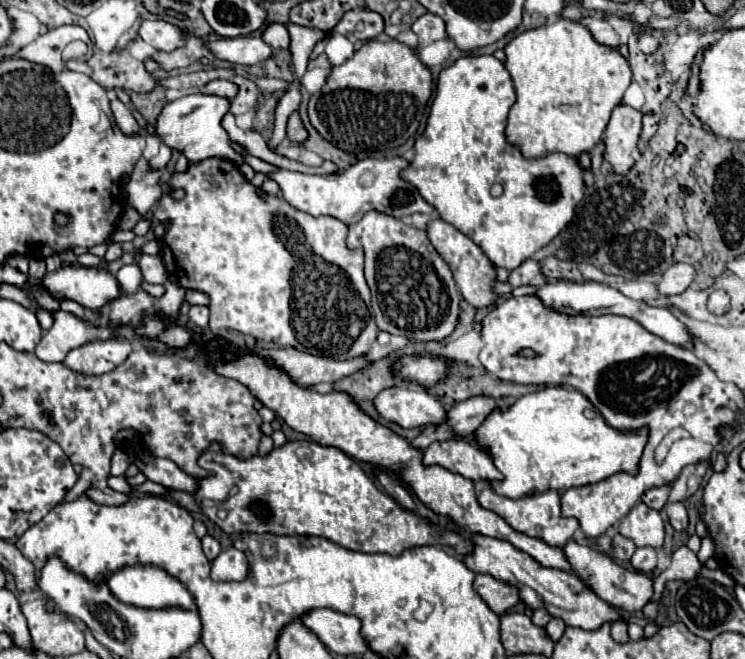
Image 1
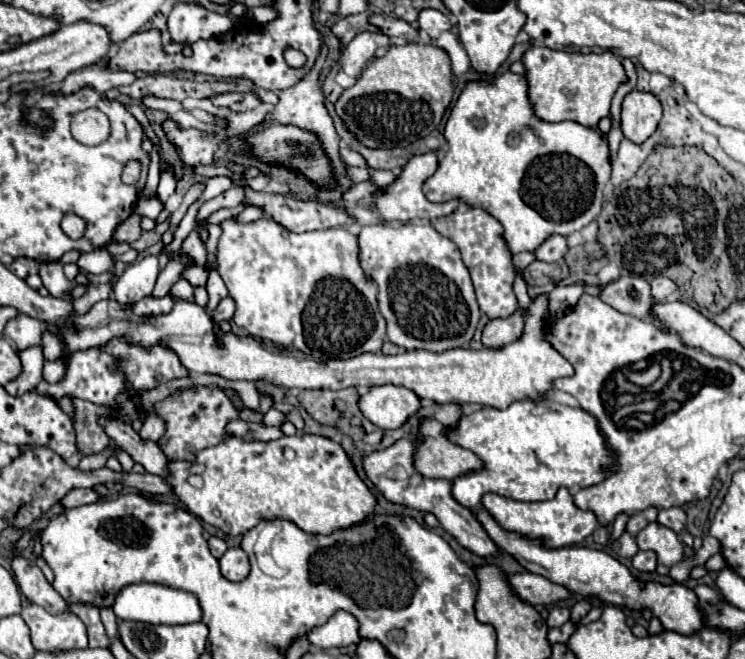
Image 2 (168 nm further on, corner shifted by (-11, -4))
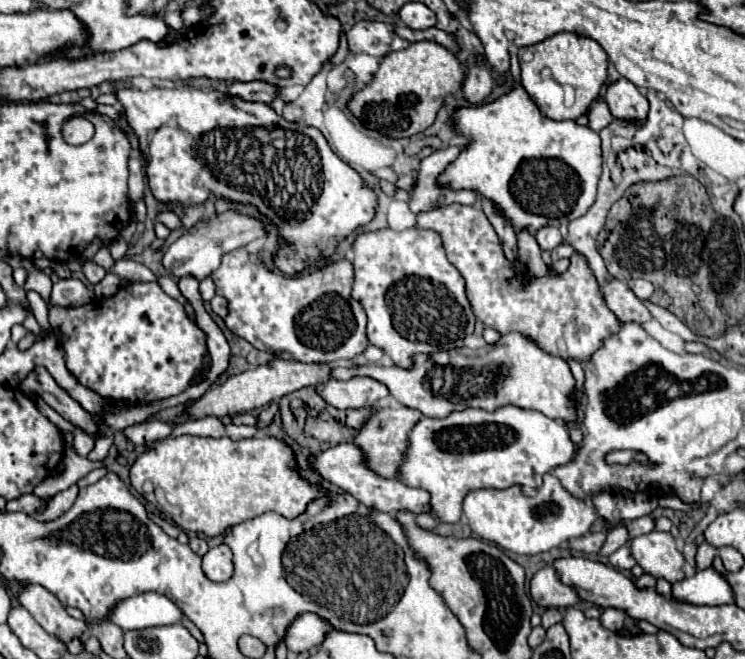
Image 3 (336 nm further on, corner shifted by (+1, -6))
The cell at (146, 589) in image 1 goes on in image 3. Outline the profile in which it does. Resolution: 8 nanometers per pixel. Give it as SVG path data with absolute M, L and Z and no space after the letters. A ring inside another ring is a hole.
M140 593L120 601L108 619L124 631L130 631L156 625L172 625L178 623L180 617L182 611L168 597L160 593Z

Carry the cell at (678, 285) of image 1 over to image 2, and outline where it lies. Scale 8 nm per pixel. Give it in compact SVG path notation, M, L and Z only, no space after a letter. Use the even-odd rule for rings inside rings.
M656 277L652 281L652 297L656 301L662 301L662 299L674 295L676 291L678 291L678 285L672 279L668 279L668 277Z

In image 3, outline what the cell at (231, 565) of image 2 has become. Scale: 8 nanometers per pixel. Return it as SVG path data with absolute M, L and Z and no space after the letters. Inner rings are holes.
M228 545L208 549L202 557L202 571L210 581L226 581L232 575L232 551Z

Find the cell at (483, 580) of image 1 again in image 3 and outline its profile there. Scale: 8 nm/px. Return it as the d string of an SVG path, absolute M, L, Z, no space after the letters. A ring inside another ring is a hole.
M544 567L532 577L530 593L532 593L532 599L542 607L566 609L580 603L578 593L570 585L562 583L560 575L552 567Z

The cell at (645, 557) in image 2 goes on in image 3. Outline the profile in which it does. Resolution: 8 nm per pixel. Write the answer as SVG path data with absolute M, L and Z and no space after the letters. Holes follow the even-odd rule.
M624 545L624 547L620 547L616 553L612 553L612 555L608 557L608 561L610 561L612 567L616 567L616 569L626 569L626 571L636 565L636 561L634 561L628 545Z

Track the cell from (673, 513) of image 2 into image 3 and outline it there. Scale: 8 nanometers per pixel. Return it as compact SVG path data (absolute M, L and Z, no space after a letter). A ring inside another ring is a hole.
M646 515L646 517L638 517L638 519L630 521L630 523L626 525L626 529L628 529L628 539L634 539L634 537L638 537L638 535L650 533L650 531L654 529L654 521L652 521L650 515Z

